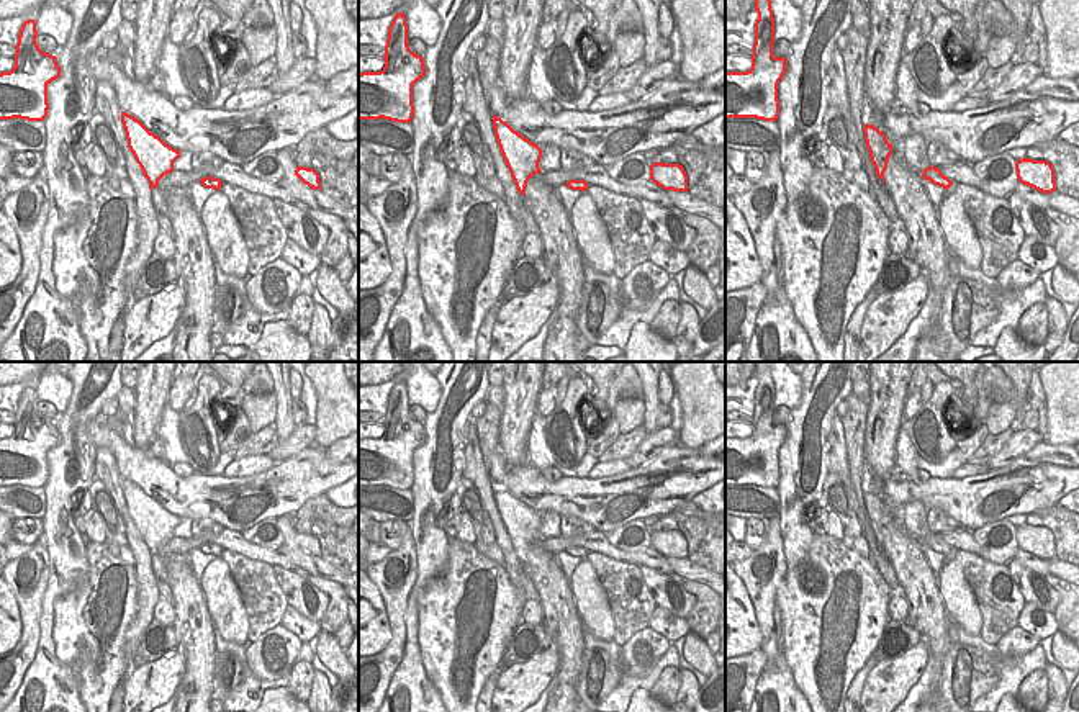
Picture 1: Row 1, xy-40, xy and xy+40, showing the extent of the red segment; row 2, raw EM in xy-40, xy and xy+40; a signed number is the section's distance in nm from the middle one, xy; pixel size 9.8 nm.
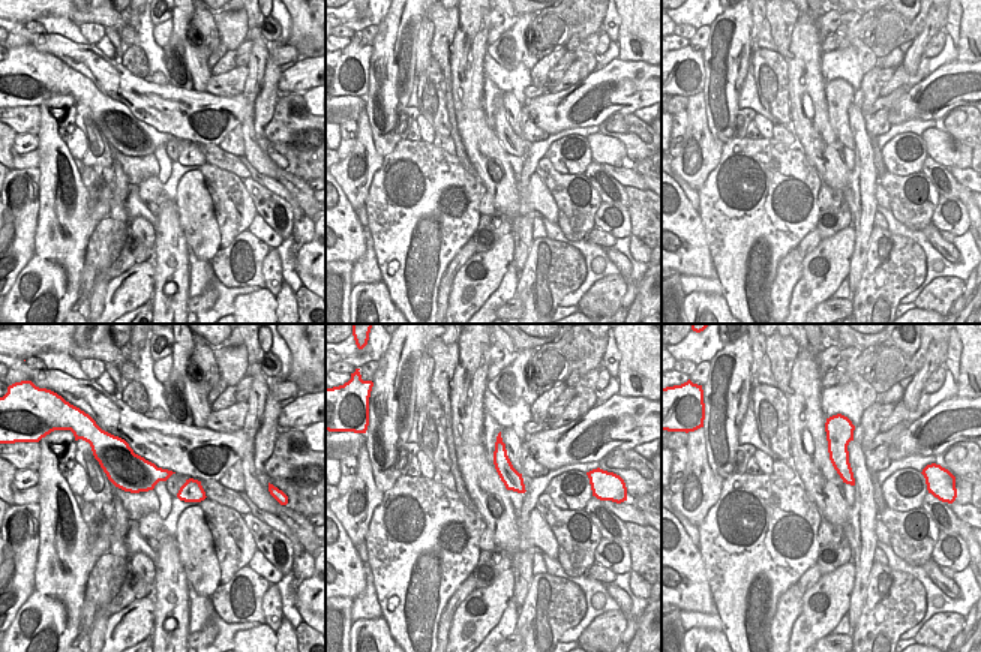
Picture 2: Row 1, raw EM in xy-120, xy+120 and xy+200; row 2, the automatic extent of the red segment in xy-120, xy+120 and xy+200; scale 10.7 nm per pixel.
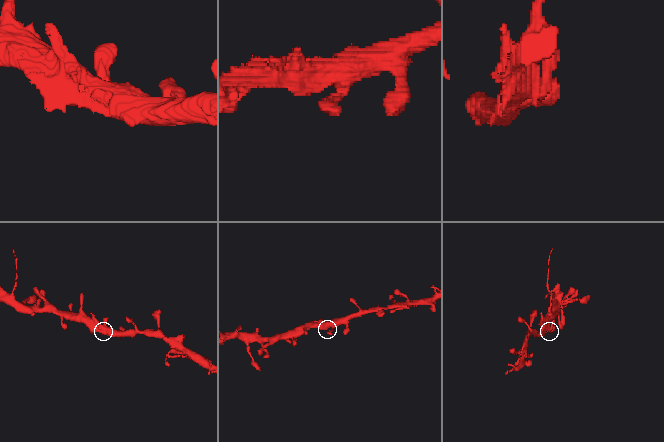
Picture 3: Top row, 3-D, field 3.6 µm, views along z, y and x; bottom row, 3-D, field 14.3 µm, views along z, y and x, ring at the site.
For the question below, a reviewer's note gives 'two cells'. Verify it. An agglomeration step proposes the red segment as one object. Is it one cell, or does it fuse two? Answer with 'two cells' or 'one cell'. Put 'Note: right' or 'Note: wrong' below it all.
one cell
Note: wrong

